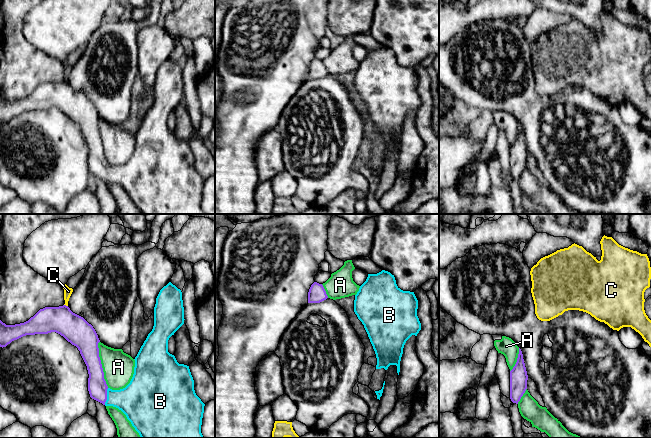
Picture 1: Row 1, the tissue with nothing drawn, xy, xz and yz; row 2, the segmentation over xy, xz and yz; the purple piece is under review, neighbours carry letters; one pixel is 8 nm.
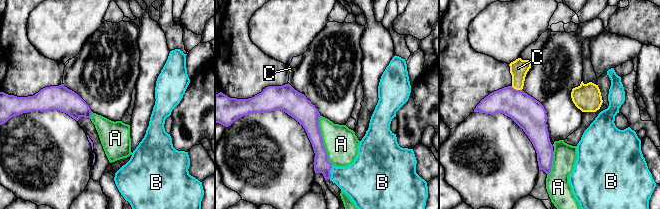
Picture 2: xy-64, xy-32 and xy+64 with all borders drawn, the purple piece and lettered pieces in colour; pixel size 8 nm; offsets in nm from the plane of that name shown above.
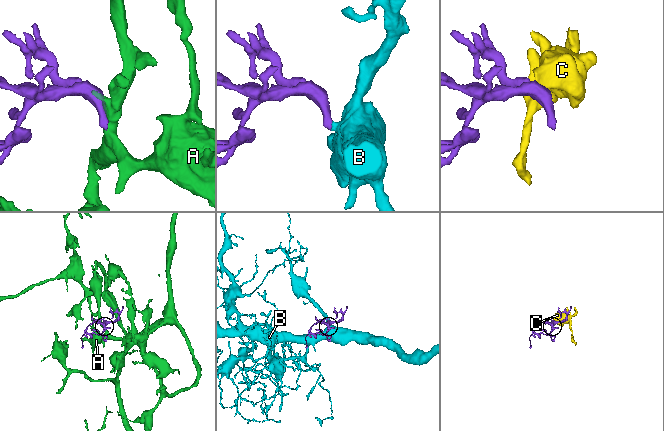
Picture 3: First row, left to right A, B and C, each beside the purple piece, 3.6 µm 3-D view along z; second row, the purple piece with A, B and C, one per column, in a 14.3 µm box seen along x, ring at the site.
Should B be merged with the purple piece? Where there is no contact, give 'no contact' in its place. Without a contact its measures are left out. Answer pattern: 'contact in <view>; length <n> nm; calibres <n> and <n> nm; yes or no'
contact in xy; length 140 nm; calibres 160 and 280 nm; yes

